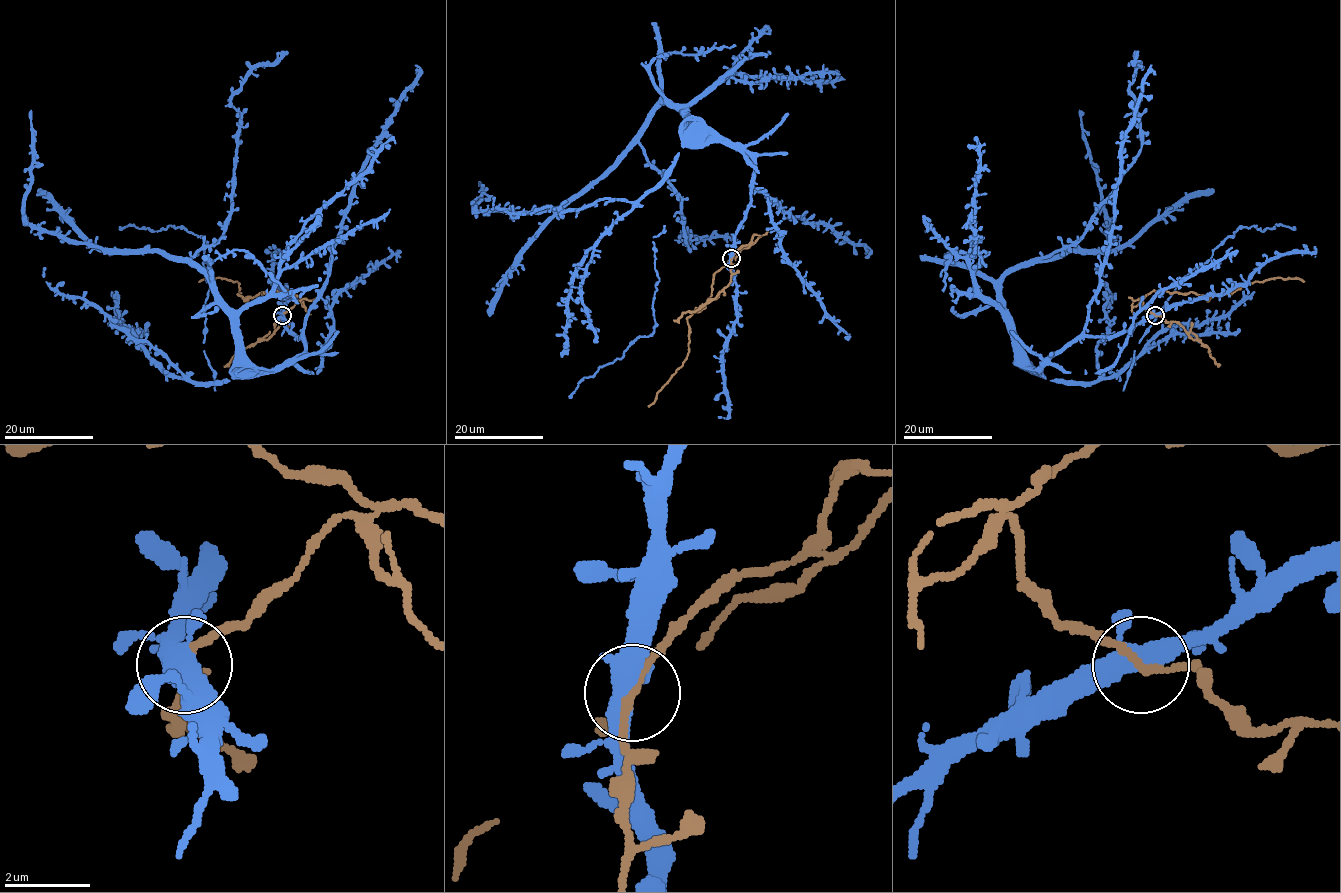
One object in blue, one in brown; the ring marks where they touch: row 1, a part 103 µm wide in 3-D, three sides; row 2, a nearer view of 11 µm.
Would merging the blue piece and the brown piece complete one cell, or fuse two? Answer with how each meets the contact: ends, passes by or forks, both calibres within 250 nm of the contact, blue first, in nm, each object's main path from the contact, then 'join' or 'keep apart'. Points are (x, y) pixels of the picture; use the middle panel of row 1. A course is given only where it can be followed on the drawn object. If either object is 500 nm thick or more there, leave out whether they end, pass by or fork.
blue forks there; brown passes by; 400 nm thick on the blue side, 150 nm on the other; blue runs (732, 257), (754, 161), (669, 103), (558, 206), (479, 212), (480, 181); brown runs (732, 257), (743, 245), (750, 245), (714, 274), (704, 308), (687, 318), (686, 359), (648, 406); keep apart

